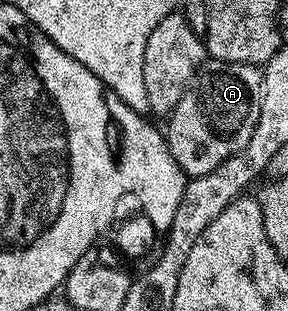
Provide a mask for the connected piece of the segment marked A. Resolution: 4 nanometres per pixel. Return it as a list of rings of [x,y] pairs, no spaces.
[[[209,59],[198,67],[193,80],[167,117],[163,134],[171,157],[192,177],[211,173],[227,157],[239,153],[259,121],[262,68],[252,63],[228,63]]]

